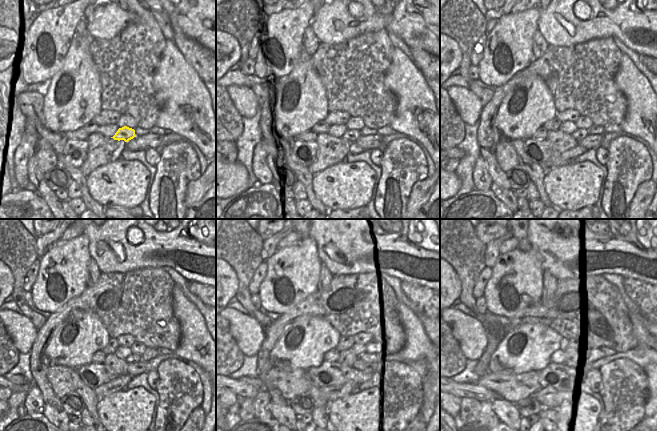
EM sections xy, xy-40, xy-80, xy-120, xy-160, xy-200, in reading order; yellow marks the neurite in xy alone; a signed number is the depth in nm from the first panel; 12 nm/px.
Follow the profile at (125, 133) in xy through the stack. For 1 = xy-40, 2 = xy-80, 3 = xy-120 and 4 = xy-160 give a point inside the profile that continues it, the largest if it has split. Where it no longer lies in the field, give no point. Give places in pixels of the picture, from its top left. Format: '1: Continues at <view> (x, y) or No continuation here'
1: Continues at xy-40 (351, 135)
2: Continues at xy-80 (581, 136)
3: Continues at xy-120 (135, 367)
4: Continues at xy-160 (360, 366).

